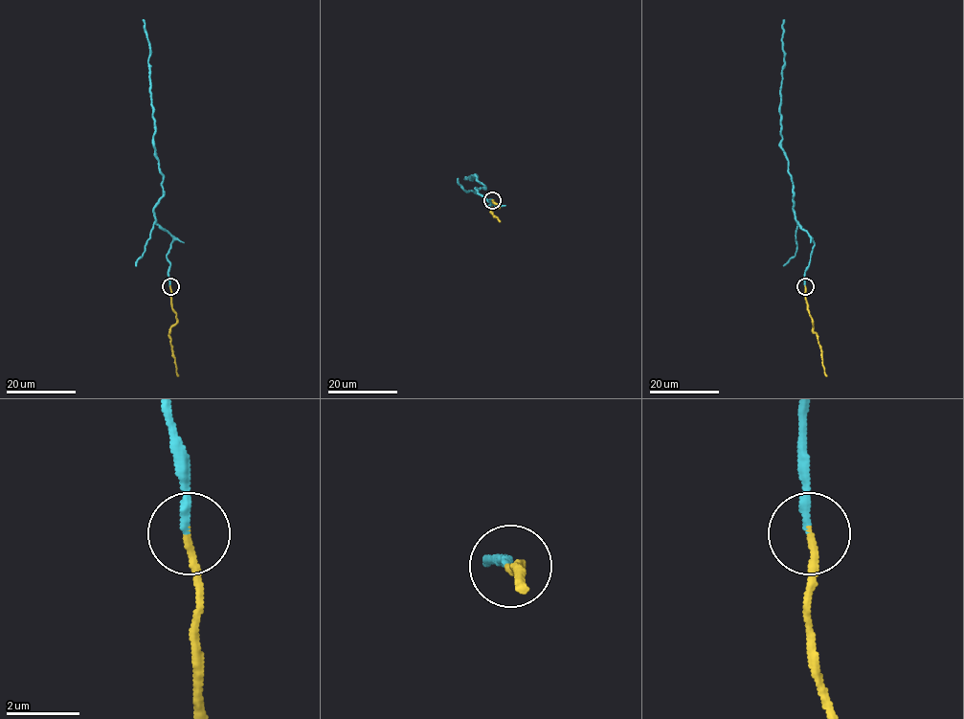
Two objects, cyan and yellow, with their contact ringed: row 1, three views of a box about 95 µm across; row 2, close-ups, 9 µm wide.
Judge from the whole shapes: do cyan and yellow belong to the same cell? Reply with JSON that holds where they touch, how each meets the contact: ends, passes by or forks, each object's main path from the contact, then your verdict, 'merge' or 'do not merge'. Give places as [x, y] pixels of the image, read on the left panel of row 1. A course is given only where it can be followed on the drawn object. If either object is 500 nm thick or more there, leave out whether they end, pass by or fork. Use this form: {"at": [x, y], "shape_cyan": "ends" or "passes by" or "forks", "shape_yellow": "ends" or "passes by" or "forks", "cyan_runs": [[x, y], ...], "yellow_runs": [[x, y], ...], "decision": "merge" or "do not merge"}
{"at": [170, 286], "shape_cyan": "ends", "shape_yellow": "ends", "cyan_runs": [[170, 287], [167, 254], [173, 237], [156, 223], [153, 210], [163, 195], [163, 174], [153, 143], [143, 20]], "yellow_runs": [[170, 287], [176, 323], [168, 335], [178, 376]], "decision": "merge"}

